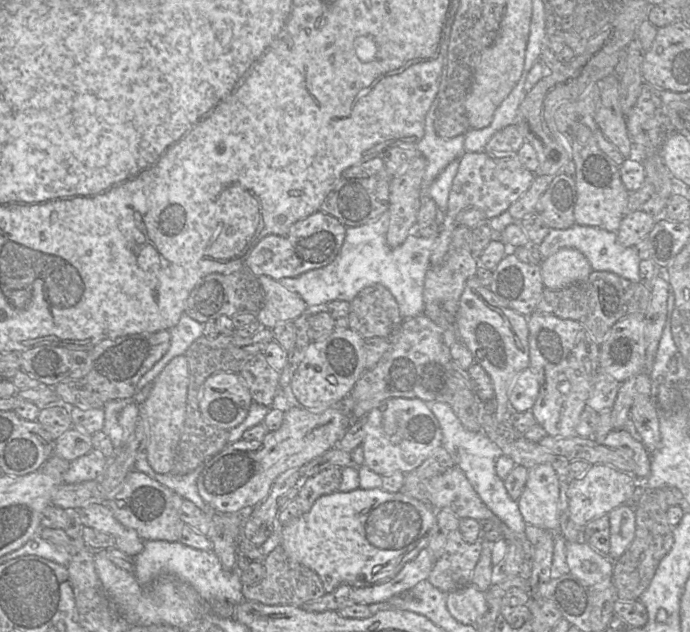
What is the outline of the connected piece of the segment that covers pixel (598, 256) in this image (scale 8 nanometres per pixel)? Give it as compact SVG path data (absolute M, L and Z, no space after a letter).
M575 224L568 229L551 229L549 234L537 246L542 258L547 258L564 248L580 251L589 261L593 271L612 272L632 282L642 283L639 270L641 259L637 250L634 247L621 245L614 232Z

